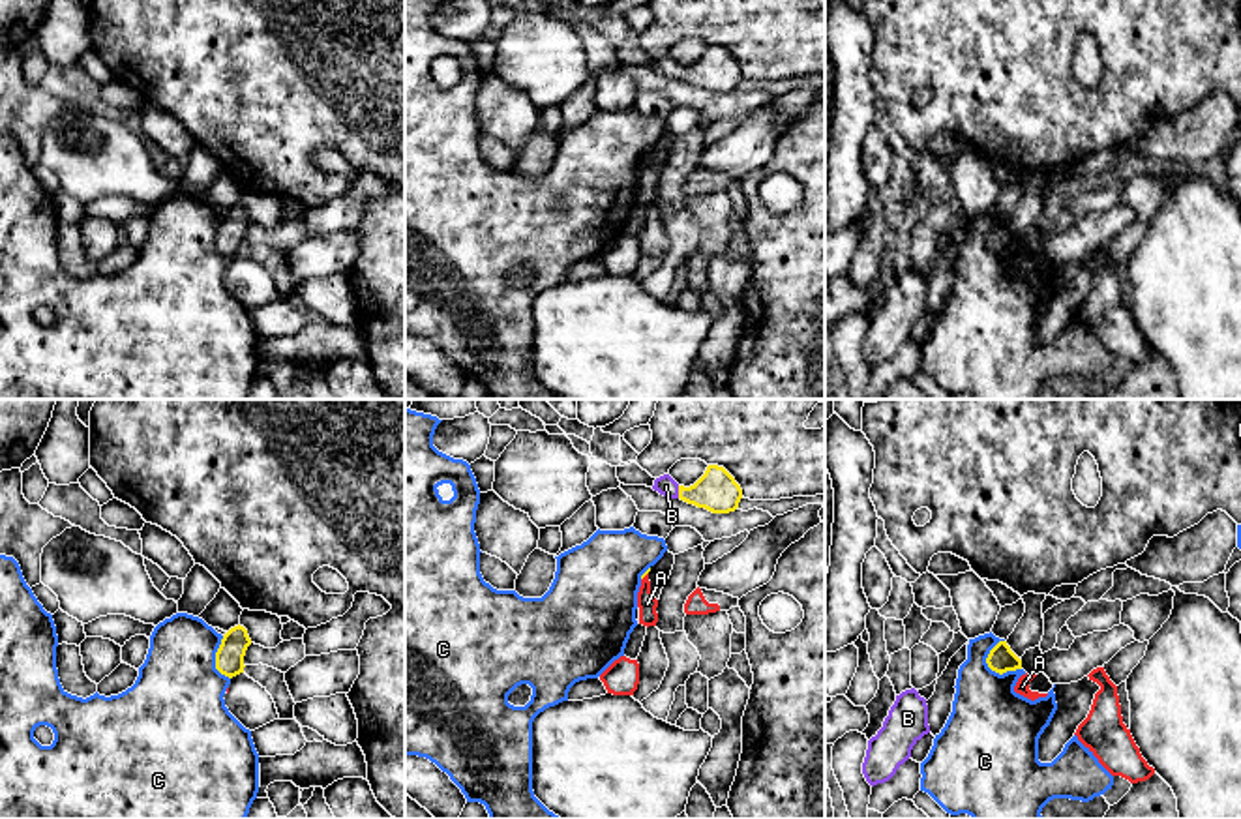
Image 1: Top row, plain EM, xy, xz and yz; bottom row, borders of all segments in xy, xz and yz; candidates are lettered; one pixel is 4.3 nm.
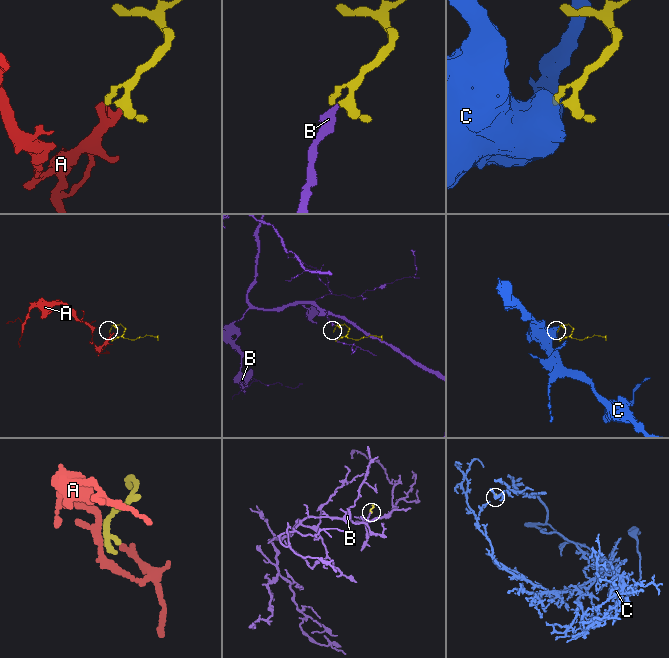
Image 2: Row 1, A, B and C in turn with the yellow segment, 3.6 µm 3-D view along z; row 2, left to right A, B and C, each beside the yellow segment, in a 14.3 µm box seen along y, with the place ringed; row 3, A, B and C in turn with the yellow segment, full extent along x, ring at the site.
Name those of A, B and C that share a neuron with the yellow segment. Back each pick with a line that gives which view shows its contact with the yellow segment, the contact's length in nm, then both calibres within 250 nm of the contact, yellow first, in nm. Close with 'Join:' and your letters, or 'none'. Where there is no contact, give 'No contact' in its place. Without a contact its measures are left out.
B: Touches yellow in xz. Shared border 60 nm. Thickness 180 nm (yellow) against 90 nm
Join: B

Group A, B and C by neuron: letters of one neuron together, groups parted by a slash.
A / B / C

